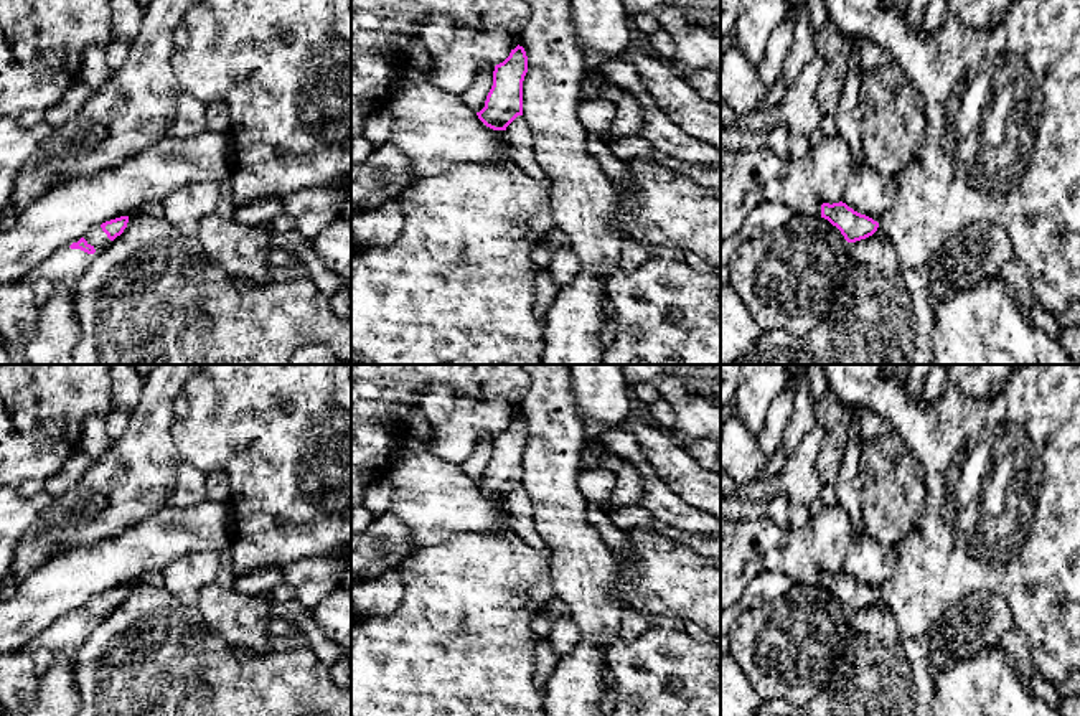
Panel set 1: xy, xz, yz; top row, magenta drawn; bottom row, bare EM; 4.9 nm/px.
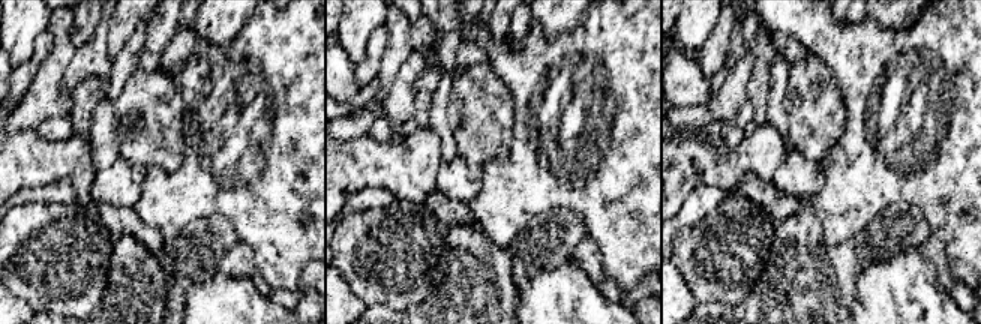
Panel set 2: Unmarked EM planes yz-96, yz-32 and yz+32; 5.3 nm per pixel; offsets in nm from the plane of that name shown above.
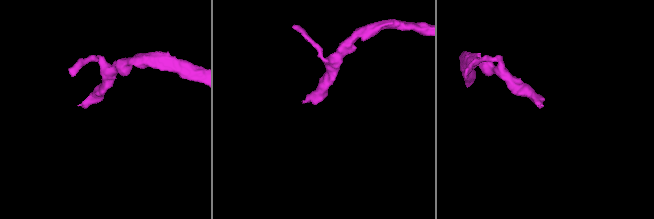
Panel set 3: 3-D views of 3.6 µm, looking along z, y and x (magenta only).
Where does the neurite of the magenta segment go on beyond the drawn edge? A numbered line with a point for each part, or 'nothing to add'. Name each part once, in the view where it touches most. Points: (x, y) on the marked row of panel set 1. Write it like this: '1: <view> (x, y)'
1: xy (66, 266)

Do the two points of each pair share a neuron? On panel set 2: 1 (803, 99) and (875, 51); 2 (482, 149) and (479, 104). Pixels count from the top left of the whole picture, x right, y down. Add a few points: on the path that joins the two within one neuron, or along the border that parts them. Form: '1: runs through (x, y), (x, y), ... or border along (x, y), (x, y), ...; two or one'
1: border along (812, 51), (828, 68), (846, 113); two
2: runs through (482, 138), (482, 114); one

